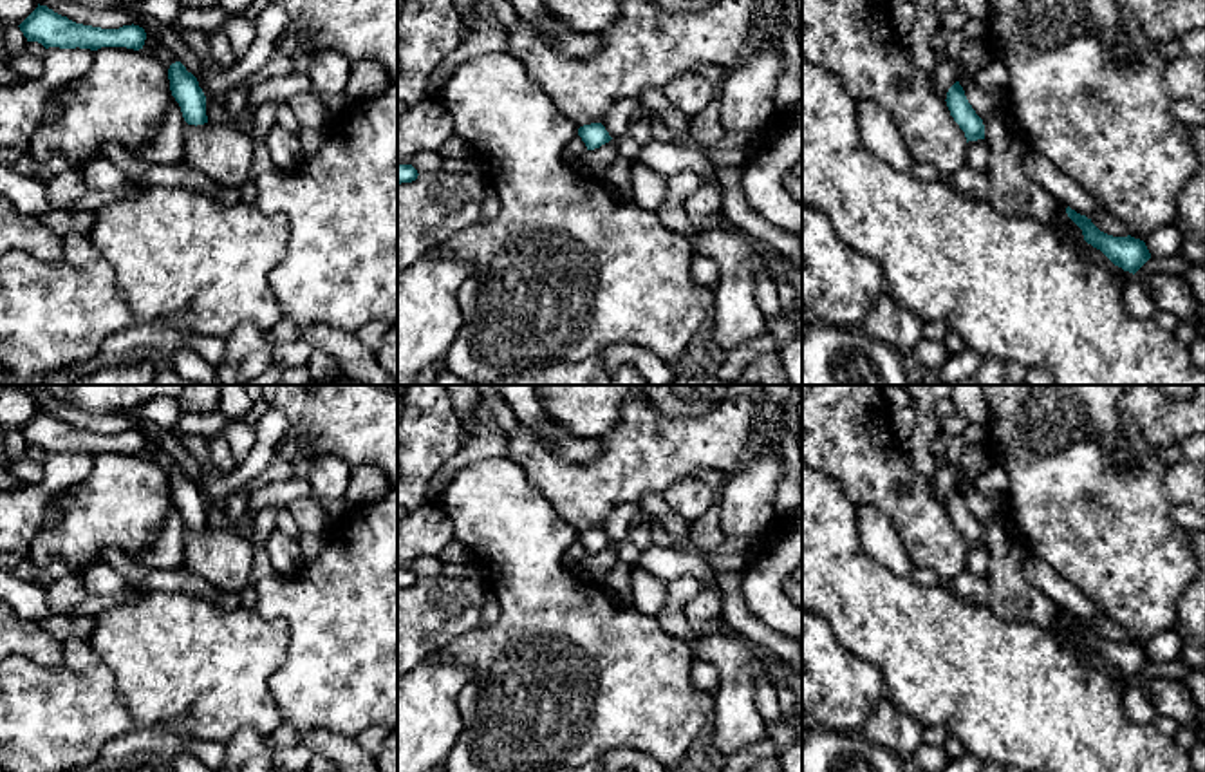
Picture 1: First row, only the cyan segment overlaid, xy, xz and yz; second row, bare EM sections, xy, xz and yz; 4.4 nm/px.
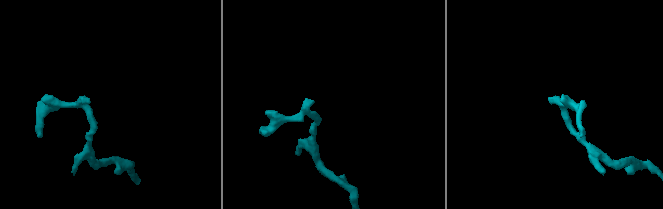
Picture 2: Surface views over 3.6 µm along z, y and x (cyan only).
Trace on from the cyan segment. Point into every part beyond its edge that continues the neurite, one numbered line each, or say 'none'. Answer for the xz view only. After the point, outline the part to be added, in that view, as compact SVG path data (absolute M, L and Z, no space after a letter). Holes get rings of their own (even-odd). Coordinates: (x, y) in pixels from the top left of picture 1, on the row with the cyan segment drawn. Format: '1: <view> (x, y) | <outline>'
none

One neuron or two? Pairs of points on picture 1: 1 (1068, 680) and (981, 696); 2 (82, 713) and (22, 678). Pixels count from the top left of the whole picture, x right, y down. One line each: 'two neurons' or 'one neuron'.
1: one neuron
2: one neuron

